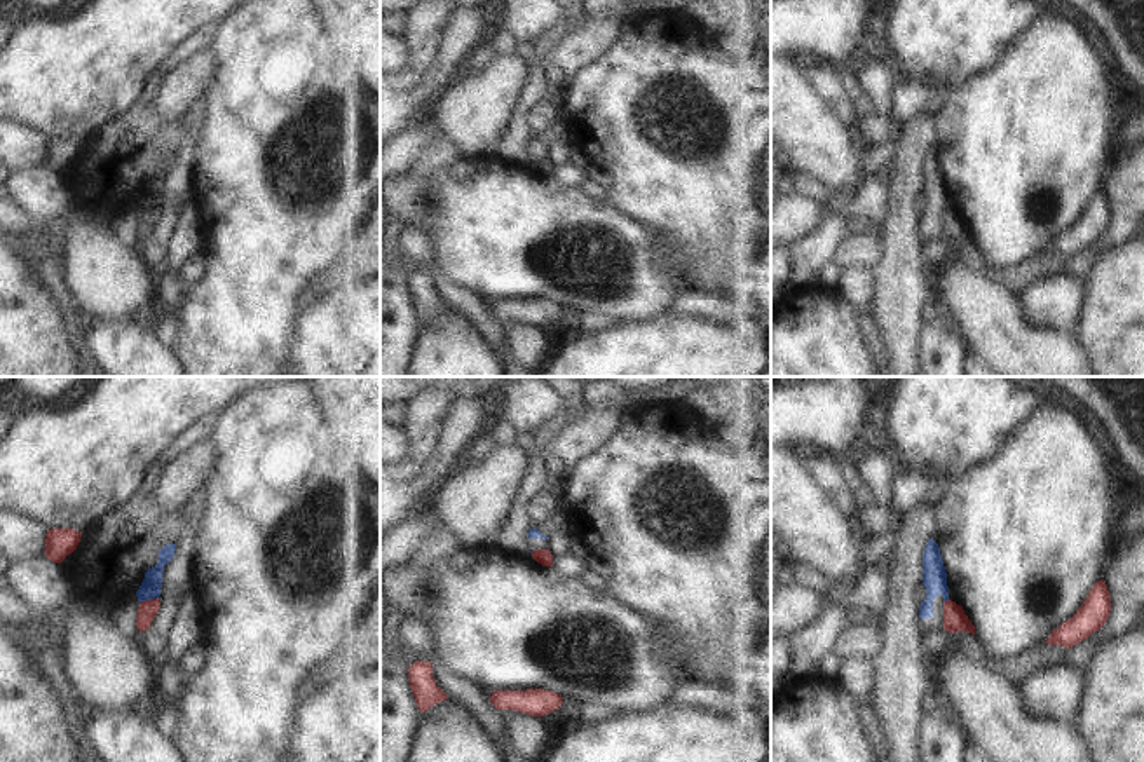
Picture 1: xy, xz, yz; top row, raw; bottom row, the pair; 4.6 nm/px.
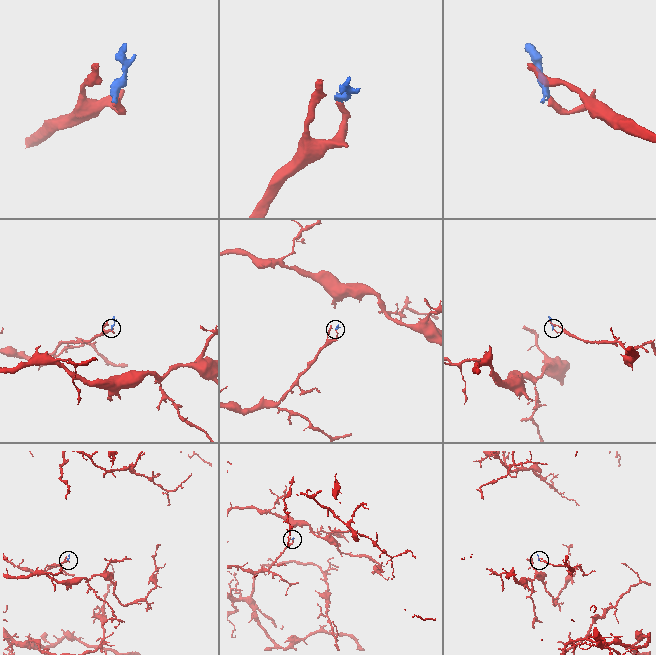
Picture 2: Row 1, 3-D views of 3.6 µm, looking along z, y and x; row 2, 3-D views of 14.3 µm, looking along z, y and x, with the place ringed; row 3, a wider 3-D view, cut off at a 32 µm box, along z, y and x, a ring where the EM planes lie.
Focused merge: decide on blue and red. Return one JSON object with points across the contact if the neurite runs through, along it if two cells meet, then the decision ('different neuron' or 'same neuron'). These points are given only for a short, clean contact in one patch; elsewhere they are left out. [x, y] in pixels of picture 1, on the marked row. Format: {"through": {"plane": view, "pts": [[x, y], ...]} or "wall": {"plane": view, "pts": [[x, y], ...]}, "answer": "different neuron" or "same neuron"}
{"wall": {"plane": "xy", "pts": [[157, 597], [140, 604]]}, "answer": "different neuron"}

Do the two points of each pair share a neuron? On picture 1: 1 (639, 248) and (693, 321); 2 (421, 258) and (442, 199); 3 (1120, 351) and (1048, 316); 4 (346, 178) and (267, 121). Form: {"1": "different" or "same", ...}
{"1": "different", "2": "different", "3": "different", "4": "same"}

